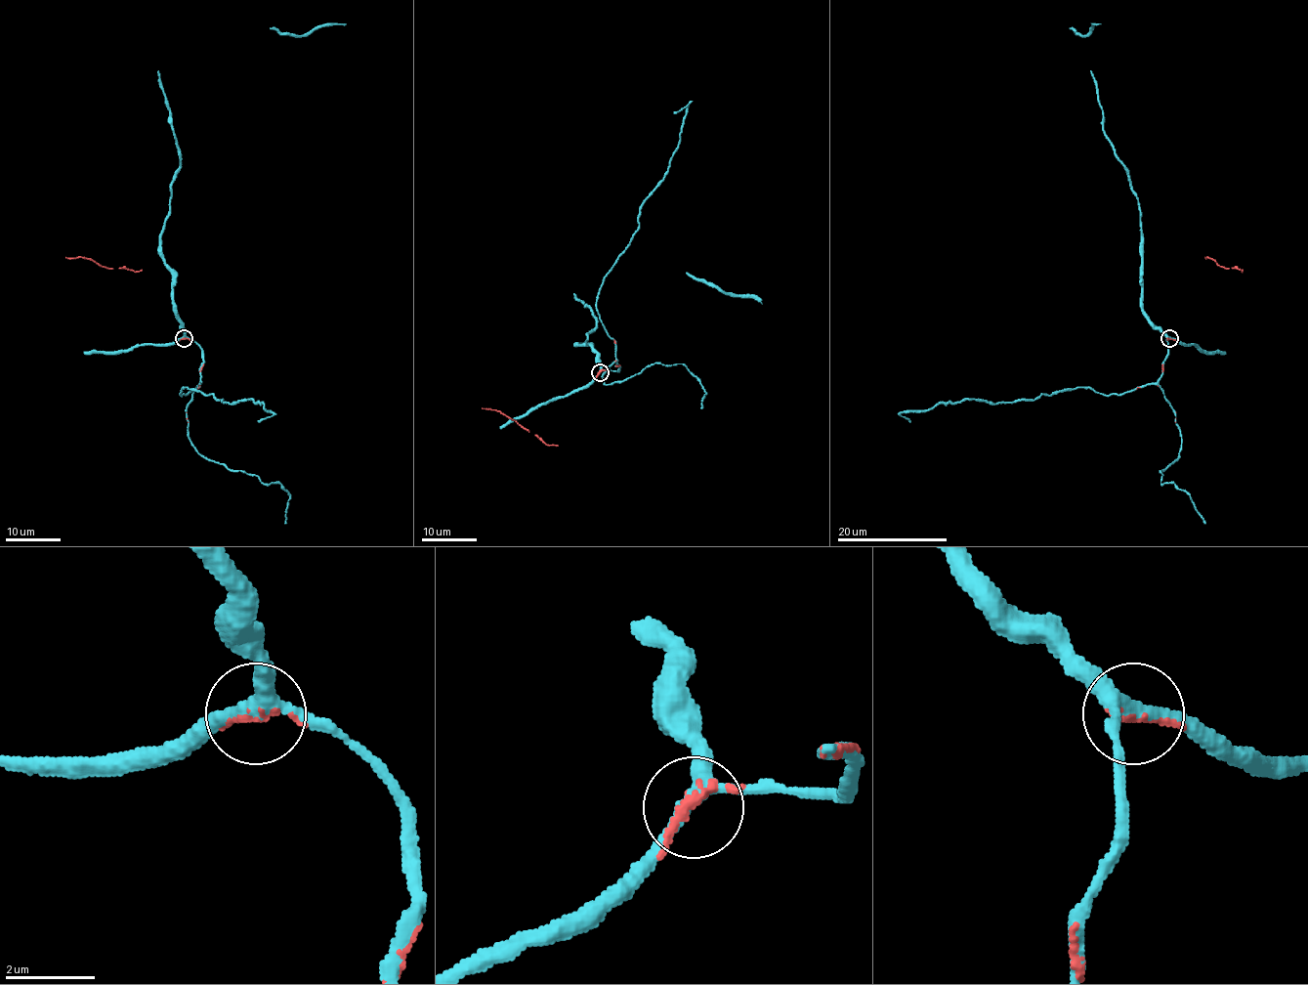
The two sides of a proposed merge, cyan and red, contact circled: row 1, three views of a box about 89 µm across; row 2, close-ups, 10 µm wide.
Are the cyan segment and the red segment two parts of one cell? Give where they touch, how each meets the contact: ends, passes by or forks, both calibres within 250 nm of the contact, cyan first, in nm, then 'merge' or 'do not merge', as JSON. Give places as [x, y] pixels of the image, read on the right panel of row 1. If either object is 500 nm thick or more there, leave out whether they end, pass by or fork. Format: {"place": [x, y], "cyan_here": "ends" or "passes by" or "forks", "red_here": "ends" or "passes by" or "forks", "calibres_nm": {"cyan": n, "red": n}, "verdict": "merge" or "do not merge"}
{"place": [1169, 338], "cyan_here": "forks", "red_here": "passes by", "calibres_nm": {"cyan": 320, "red": 120}, "verdict": "merge"}

